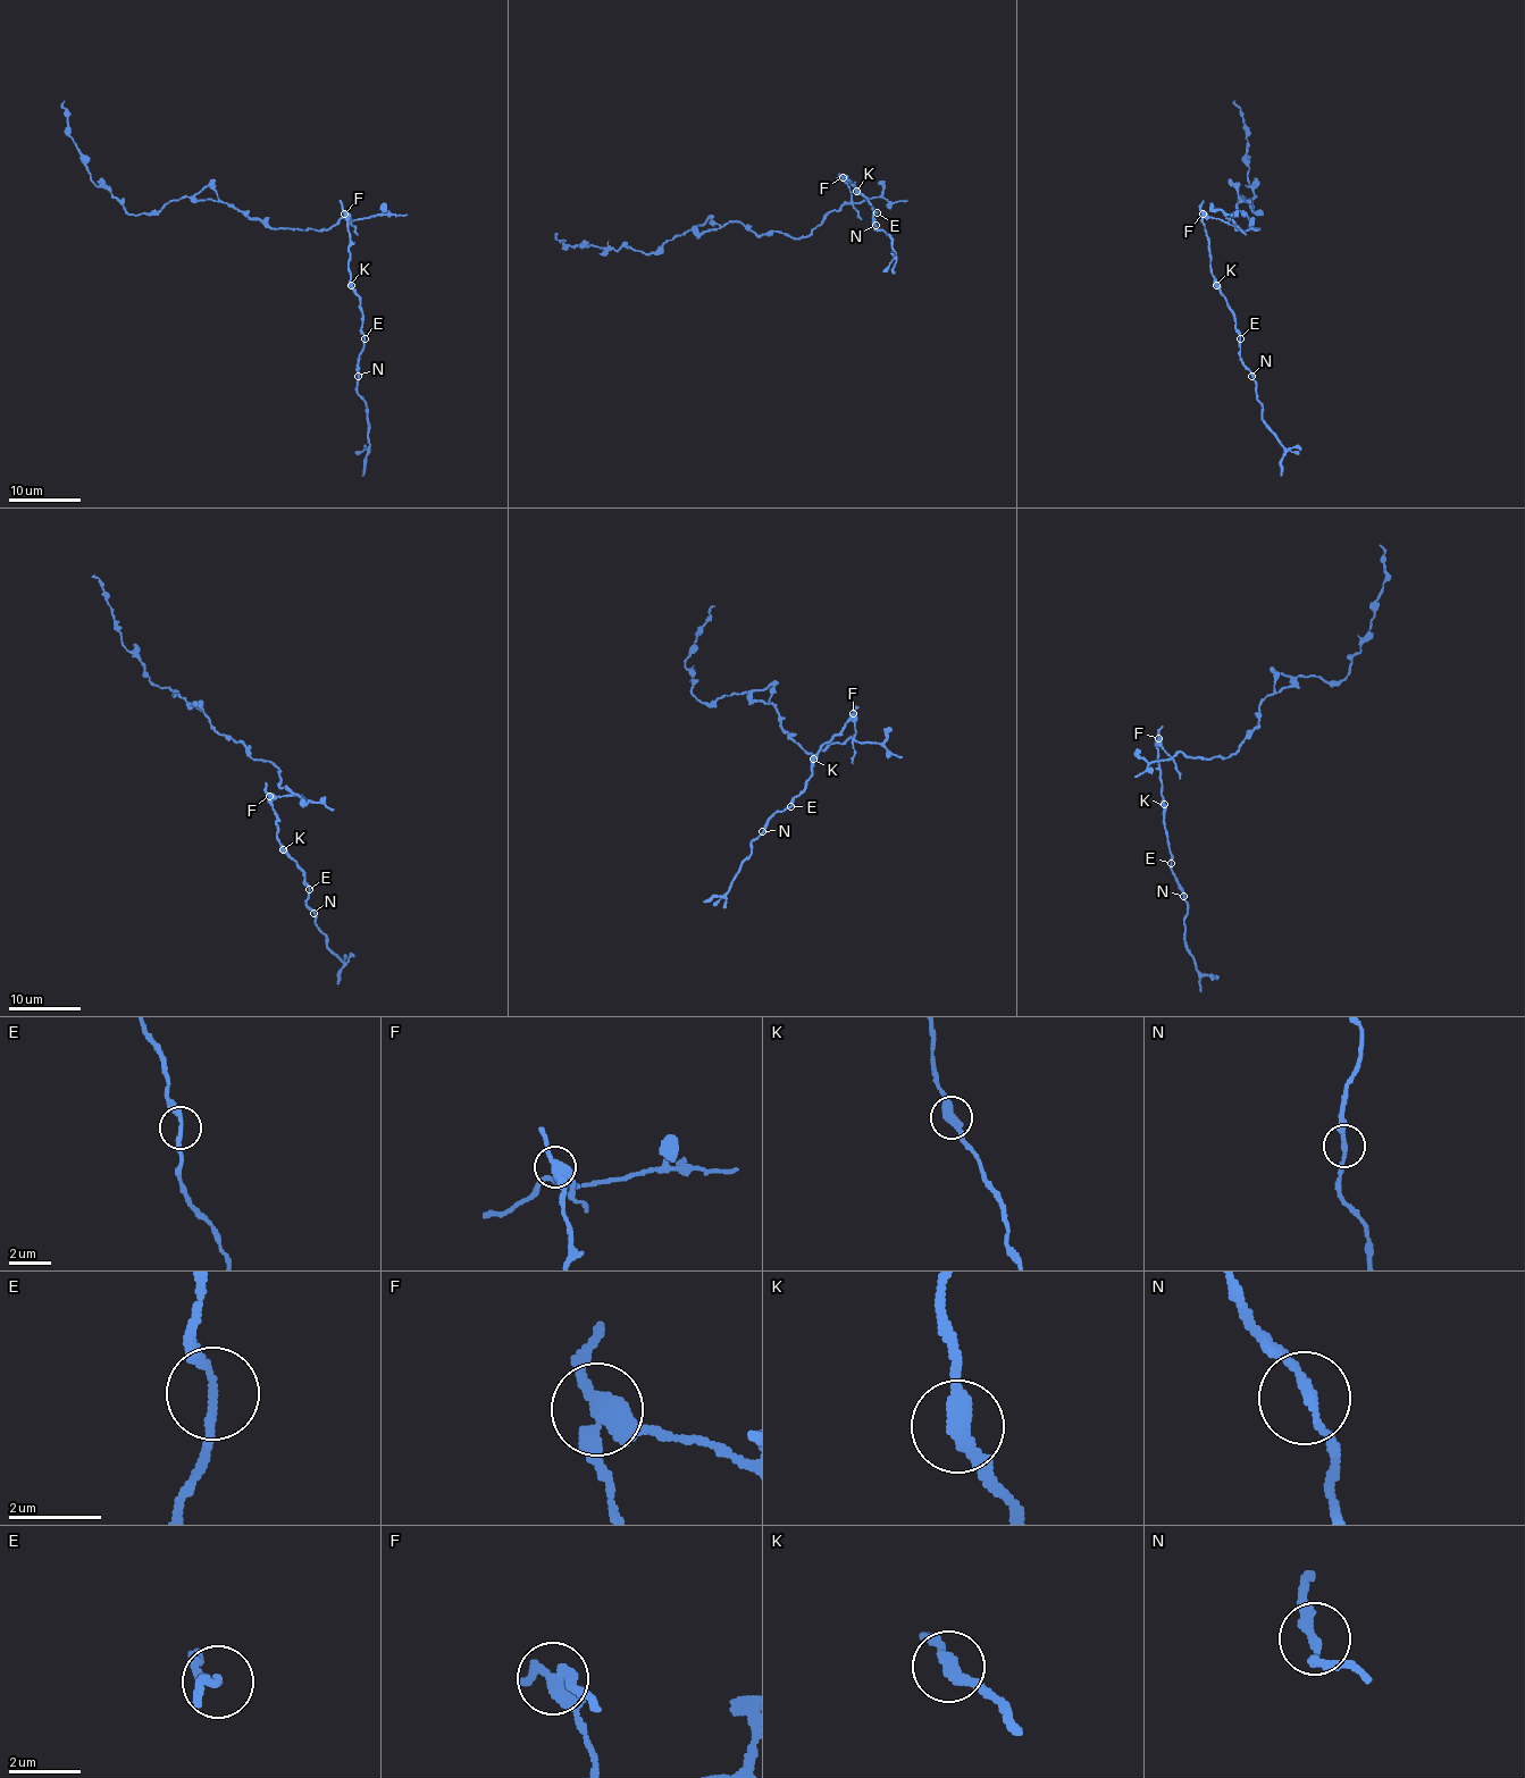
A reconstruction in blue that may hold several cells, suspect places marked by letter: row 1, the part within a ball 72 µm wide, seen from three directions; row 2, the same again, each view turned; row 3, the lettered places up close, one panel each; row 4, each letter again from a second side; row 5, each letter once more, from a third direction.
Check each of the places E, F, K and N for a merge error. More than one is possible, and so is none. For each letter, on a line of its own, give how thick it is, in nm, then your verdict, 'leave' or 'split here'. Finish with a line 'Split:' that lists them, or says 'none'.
E: 190 nm | leave
F: 380 nm | split here
K: 400 nm | leave
N: 190 nm | leave
Split: F

